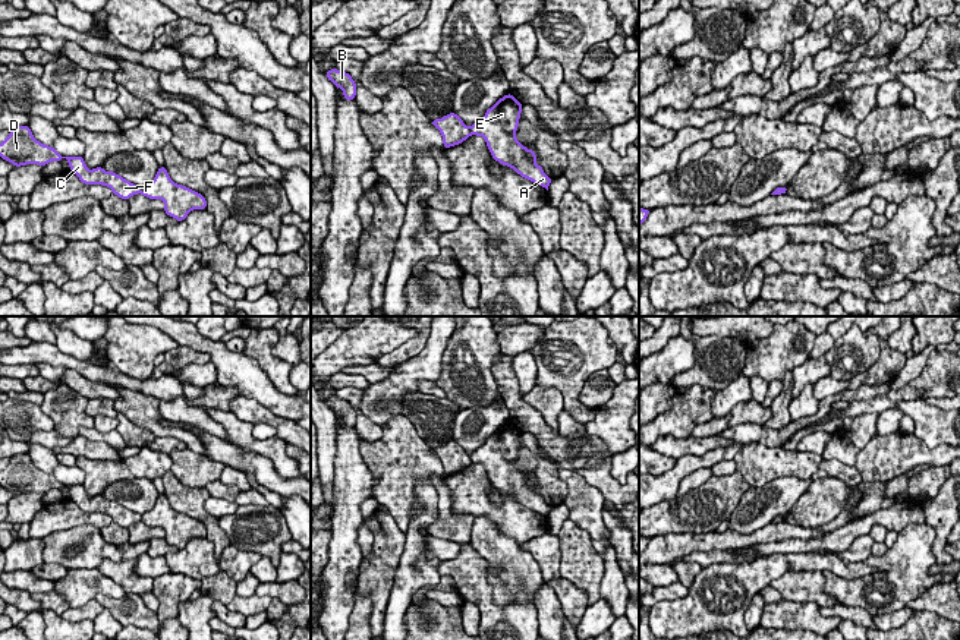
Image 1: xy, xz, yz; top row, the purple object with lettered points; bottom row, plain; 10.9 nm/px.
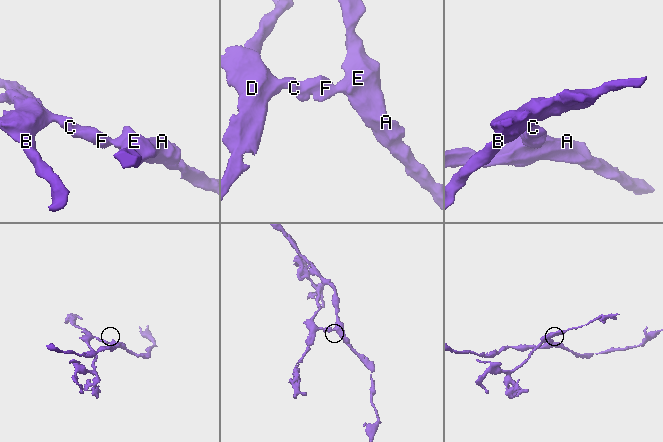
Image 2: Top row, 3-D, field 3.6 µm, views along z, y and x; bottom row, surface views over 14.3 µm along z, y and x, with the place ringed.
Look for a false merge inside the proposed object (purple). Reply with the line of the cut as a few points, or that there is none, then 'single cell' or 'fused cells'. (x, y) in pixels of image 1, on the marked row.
cut xz (468, 128), (472, 134); fused cells

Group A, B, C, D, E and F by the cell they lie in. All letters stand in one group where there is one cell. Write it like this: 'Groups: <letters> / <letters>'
Groups: A E / B C D F

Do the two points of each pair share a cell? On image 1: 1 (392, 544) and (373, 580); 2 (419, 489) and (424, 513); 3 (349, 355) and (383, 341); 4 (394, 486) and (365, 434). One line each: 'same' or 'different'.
1: same
2: same
3: same
4: different

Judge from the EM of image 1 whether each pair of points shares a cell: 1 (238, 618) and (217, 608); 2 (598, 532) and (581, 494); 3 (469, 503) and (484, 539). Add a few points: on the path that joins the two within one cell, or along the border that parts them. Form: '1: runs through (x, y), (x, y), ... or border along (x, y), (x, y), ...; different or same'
1: runs through (233, 618), (222, 611); same
2: runs through (592, 523), (585, 510), (585, 503); same
3: border along (475, 517), (490, 519), (506, 535); different

